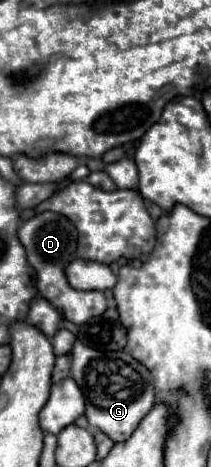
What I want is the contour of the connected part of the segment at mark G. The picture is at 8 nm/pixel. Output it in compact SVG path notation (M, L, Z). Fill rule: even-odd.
M76 342L72 348L72 378L84 390L88 424L100 428L114 442L128 440L138 428L140 420L156 404L156 394L148 368L124 350L96 352L94 348Z

